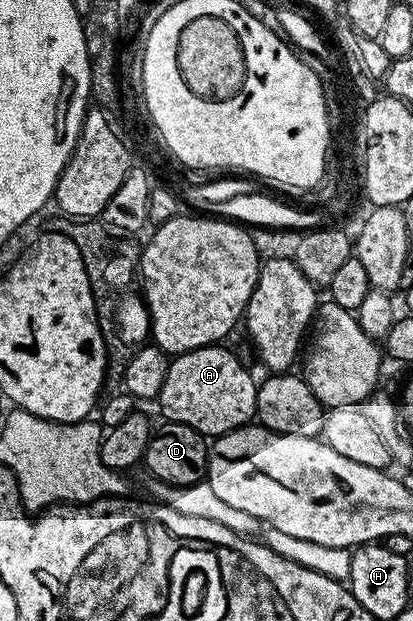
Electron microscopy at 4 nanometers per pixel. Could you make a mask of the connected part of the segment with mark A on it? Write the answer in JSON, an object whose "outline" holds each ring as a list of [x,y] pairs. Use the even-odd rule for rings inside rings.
{"outline":[[[210,345],[185,351],[170,362],[159,404],[168,422],[182,423],[204,437],[216,437],[239,430],[256,416],[257,389],[248,369],[225,345]]]}

